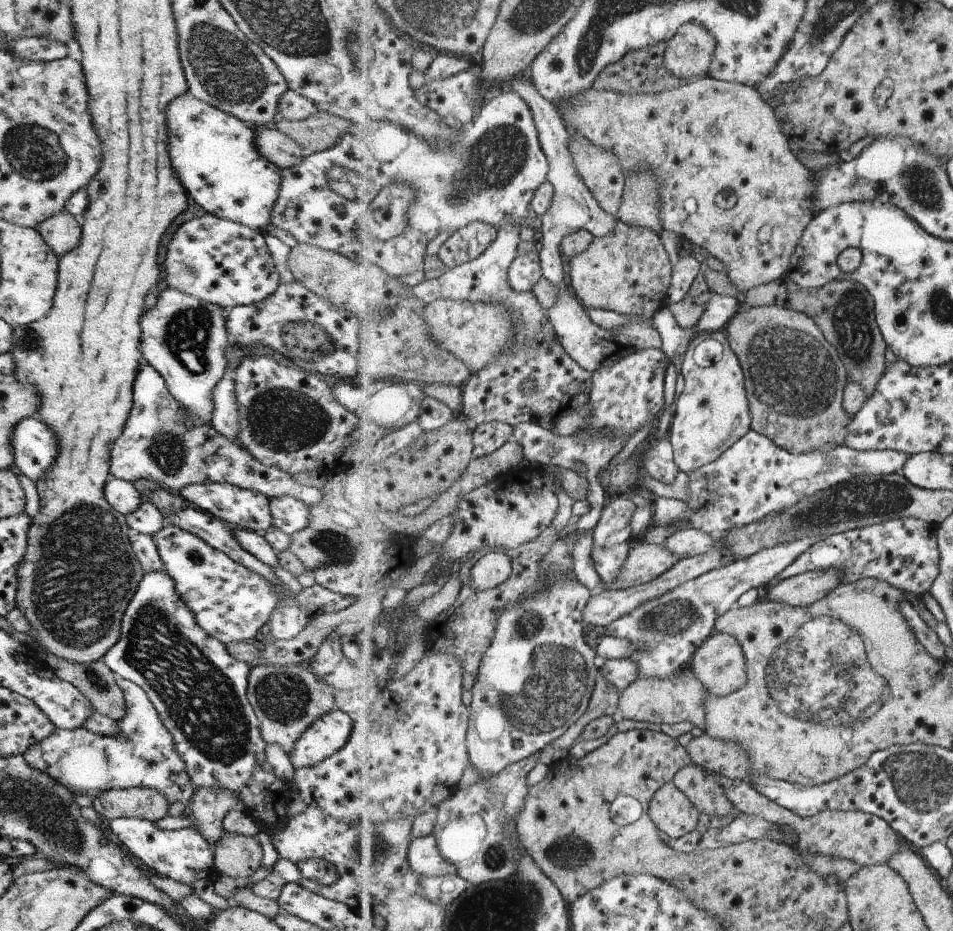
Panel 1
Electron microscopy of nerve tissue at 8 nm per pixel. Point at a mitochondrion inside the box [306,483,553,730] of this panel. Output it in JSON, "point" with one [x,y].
{"point":[330,544]}

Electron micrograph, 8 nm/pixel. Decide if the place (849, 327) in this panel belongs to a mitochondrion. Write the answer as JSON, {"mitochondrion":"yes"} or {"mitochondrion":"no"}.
{"mitochondrion":"yes"}

